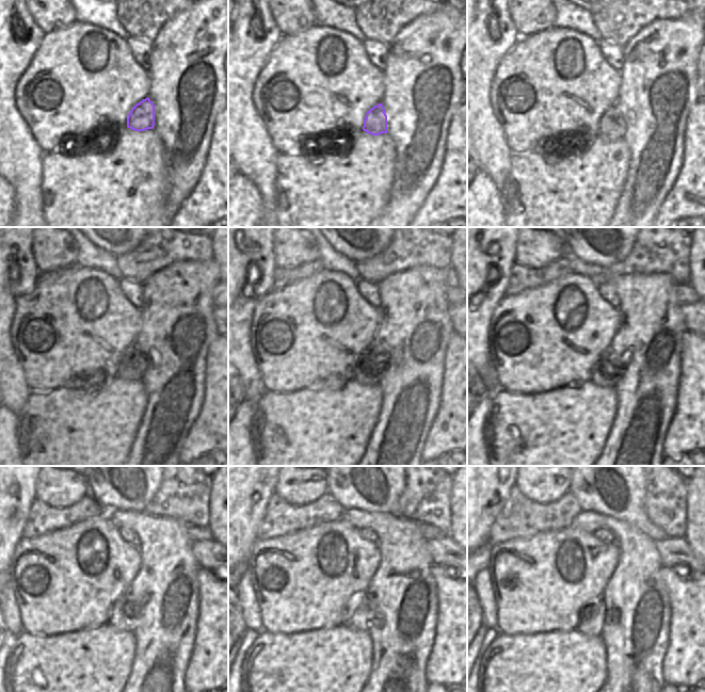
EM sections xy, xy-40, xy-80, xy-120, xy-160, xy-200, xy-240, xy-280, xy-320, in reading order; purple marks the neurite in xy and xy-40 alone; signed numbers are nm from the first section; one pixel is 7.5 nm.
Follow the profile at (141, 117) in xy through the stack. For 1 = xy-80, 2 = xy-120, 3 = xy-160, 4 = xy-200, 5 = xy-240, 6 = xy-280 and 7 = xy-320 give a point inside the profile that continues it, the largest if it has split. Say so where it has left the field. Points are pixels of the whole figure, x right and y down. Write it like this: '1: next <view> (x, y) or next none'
1: next xy-80 (612, 126)
2: next xy-120 (132, 365)
3: next xy-160 (366, 372)
4: next xy-200 (603, 373)
5: next xy-240 (118, 618)
6: next xy-280 (355, 614)
7: next xy-320 (592, 614)

